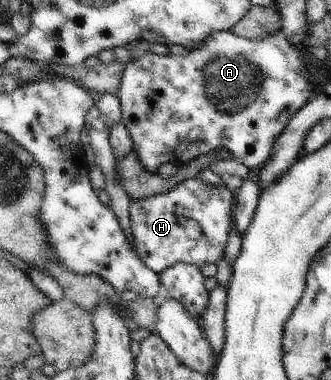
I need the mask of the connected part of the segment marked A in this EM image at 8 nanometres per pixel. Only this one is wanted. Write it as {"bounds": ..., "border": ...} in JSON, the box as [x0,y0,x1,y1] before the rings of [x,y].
{"bounds":[117,29,315,174],"border":[[[230,29],[225,31],[212,32],[199,47],[191,48],[188,54],[184,55],[157,55],[148,50],[144,56],[127,63],[125,73],[123,74],[117,95],[121,104],[120,122],[128,129],[131,134],[132,148],[139,158],[139,163],[152,174],[166,163],[175,165],[185,165],[199,156],[207,155],[216,150],[222,150],[232,154],[242,164],[245,164],[251,171],[258,171],[272,154],[274,143],[284,132],[292,117],[310,100],[314,94],[314,88],[311,76],[315,75],[315,68],[310,69],[305,61],[301,59],[301,51],[293,47],[279,30],[274,36],[263,38],[262,40],[250,40],[237,34]]]}

